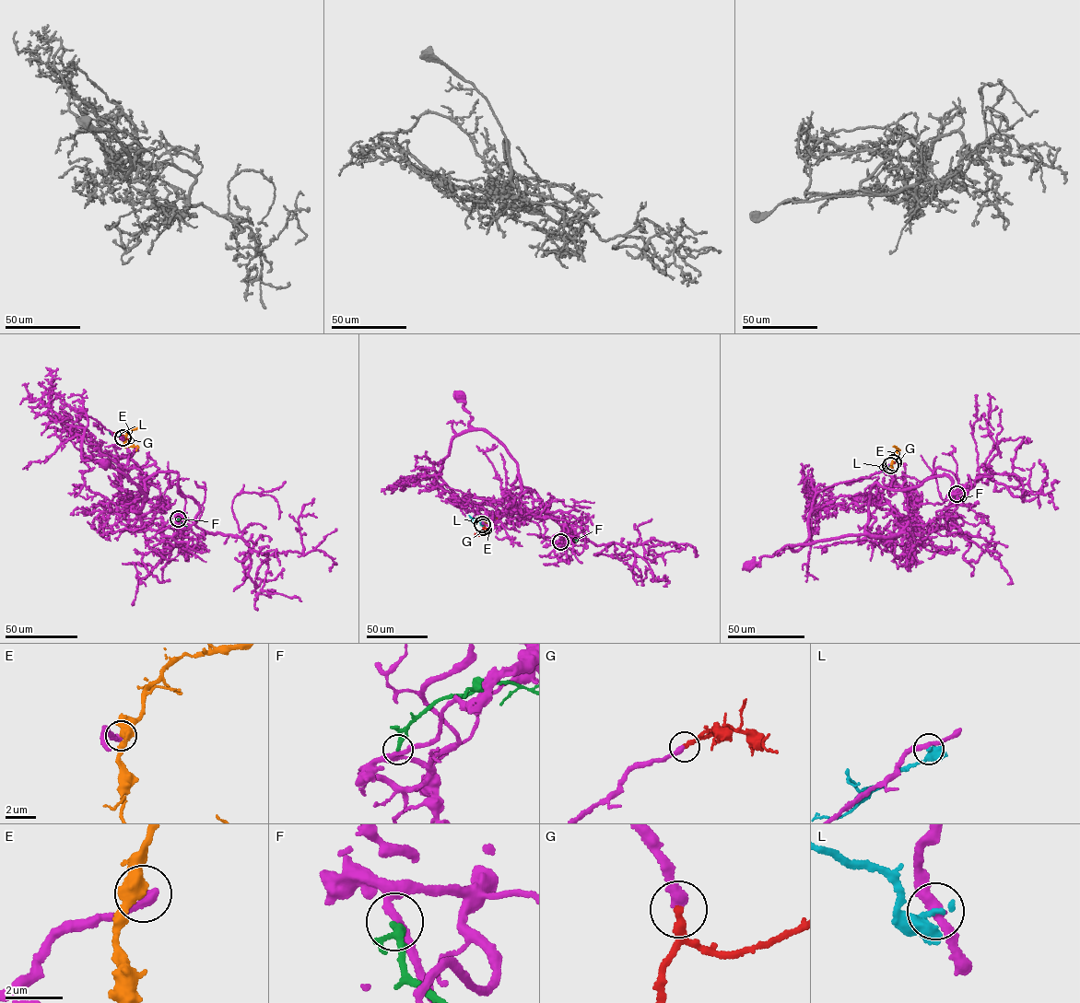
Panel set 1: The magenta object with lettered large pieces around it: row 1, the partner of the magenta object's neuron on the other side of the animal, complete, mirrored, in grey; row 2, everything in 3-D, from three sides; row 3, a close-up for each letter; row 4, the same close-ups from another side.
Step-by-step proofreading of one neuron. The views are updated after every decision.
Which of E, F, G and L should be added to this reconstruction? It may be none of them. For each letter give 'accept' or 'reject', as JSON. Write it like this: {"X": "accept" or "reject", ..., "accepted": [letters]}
{"E": "reject", "F": "reject", "G": "accept", "L": "reject", "accepted": ["G"]}

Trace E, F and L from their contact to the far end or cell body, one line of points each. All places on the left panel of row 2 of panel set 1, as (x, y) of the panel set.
E: (124, 437), (124, 445), (137, 446), (136, 450)
F: (178, 518), (192, 531)
L: (123, 437), (109, 433)

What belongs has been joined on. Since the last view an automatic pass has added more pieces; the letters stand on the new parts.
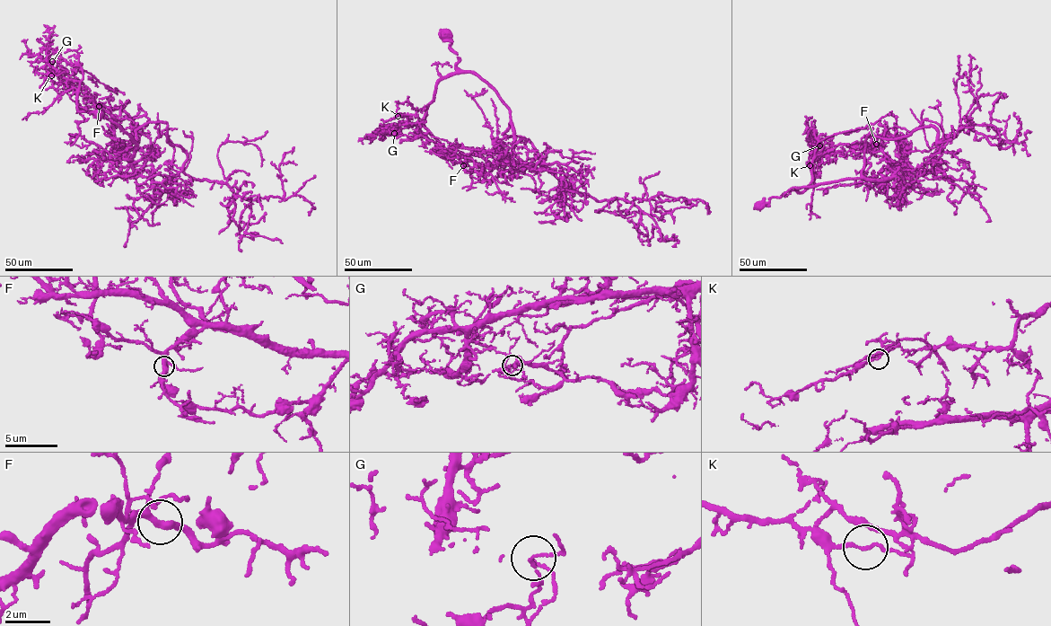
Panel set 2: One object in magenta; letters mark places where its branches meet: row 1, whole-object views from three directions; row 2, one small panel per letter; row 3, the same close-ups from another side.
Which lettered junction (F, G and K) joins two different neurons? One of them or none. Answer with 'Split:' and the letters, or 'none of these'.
Split: none of these

